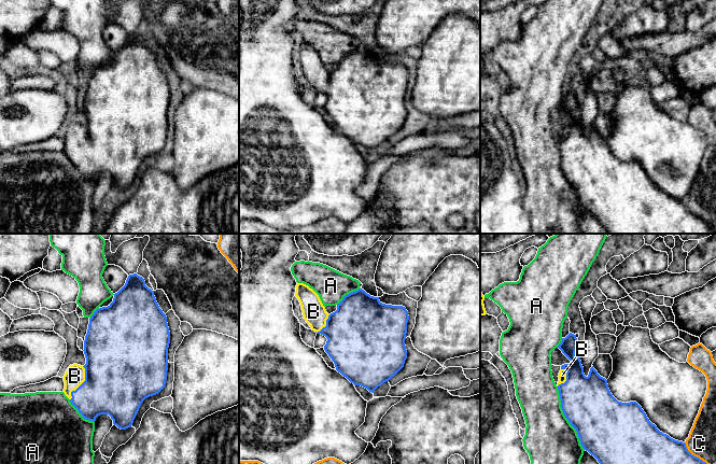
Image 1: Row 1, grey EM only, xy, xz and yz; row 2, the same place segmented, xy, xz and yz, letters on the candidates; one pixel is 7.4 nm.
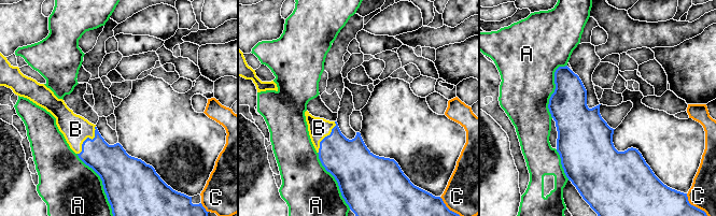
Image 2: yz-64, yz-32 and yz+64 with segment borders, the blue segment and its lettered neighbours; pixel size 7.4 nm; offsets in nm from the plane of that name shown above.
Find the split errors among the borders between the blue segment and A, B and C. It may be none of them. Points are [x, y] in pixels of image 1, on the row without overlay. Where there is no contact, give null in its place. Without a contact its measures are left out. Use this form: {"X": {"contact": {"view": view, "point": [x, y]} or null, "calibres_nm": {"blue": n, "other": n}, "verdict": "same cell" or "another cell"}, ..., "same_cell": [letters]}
{"A": {"contact": {"view": "yz", "point": [565, 176]}, "calibres_nm": {"blue": 380, "other": 400}, "verdict": "another cell"}, "B": {"contact": {"view": "xy", "point": [82, 142]}, "calibres_nm": {"blue": 460, "other": 150}, "verdict": "same cell"}, "C": {"contact": {"view": "yz", "point": [696, 215]}, "calibres_nm": {"blue": 460, "other": 220}, "verdict": "another cell"}, "same_cell": ["B"]}

